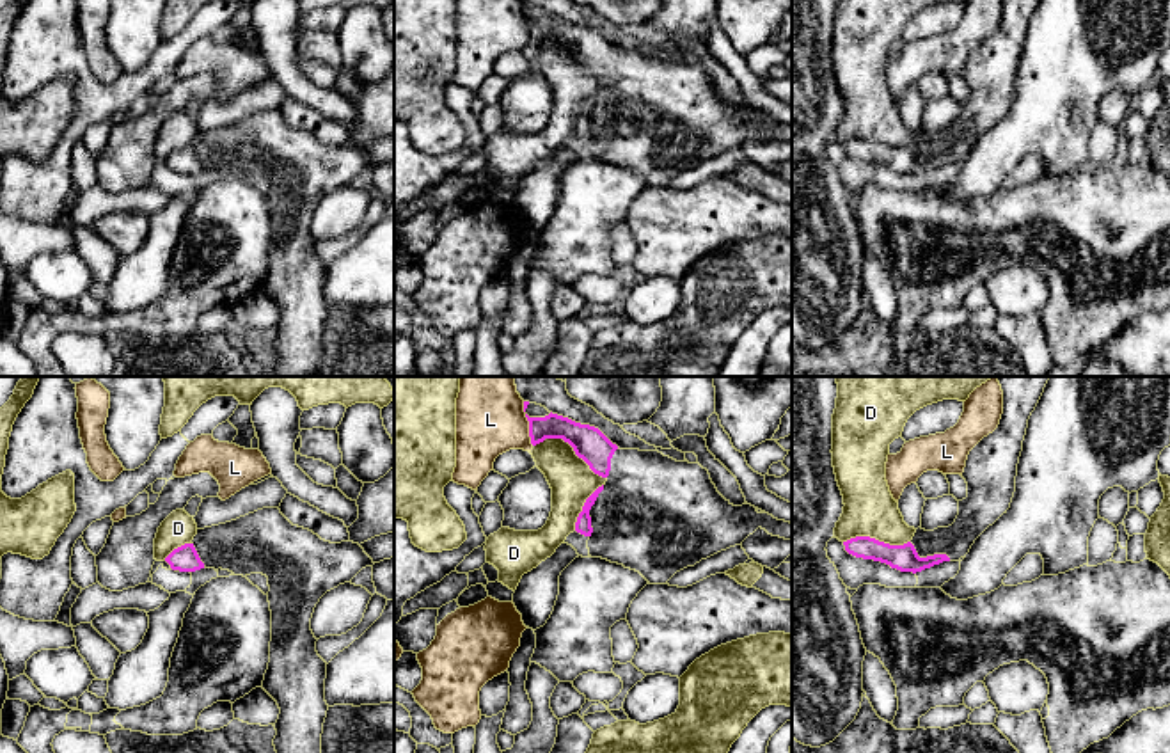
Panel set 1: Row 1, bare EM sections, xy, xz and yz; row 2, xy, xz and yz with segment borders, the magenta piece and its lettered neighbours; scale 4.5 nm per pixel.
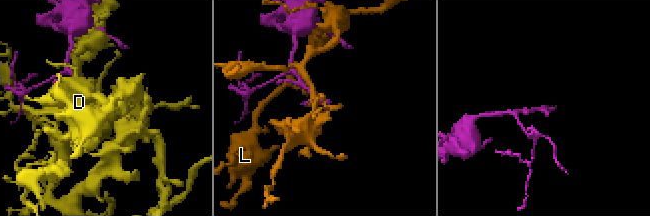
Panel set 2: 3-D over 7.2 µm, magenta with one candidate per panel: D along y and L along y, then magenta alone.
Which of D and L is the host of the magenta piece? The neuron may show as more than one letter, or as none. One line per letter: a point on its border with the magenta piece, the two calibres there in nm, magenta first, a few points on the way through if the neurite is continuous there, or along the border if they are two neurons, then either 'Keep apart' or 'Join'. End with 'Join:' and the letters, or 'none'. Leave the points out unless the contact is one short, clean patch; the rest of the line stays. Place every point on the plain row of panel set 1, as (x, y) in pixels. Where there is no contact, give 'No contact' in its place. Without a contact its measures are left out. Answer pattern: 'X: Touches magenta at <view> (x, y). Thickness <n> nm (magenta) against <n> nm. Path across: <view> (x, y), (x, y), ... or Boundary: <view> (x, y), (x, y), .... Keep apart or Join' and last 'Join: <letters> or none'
D: Touches magenta at xz (570, 47). Thickness 150 nm (magenta) against 200 nm. Keep apart
L: Touches magenta at xz (529, 25). Thickness 130 nm (magenta) against 280 nm. Keep apart
Join: none

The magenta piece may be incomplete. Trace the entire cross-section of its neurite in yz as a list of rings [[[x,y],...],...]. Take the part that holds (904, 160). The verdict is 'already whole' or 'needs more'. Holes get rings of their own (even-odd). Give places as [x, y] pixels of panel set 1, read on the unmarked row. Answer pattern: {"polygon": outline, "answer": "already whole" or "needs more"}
{"polygon": [[[1003,0],[998,30],[968,57],[962,80],[968,99],[948,130],[916,131],[911,144],[889,147],[870,139],[843,144],[856,160],[874,162],[900,174],[921,174],[943,163],[961,163],[975,142],[1010,110],[1028,21],[1040,0]]], "answer": "needs more"}

